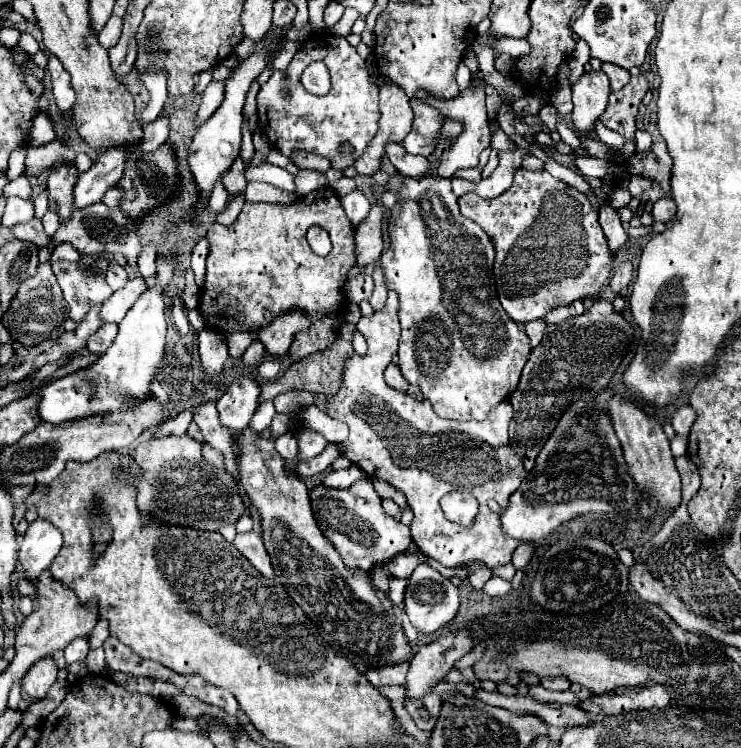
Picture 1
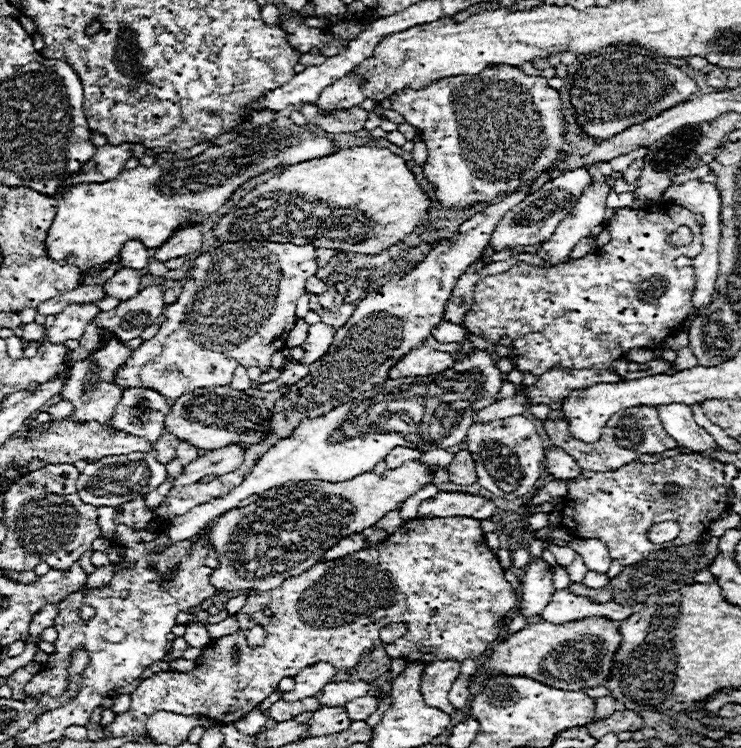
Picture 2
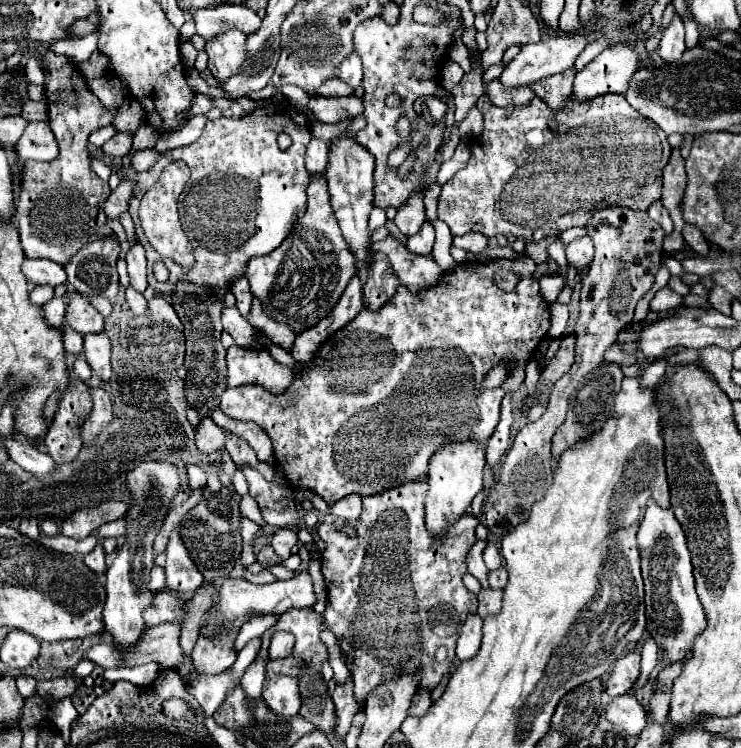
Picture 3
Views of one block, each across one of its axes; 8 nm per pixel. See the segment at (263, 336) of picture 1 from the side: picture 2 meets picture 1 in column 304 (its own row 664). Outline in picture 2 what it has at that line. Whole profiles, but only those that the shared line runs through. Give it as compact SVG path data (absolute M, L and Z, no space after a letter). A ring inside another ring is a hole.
M316 664L314 668L304 668L296 678L294 678L294 690L284 692L282 700L286 702L296 702L296 700L304 700L310 698L314 694L318 694L336 674L336 668L330 664Z

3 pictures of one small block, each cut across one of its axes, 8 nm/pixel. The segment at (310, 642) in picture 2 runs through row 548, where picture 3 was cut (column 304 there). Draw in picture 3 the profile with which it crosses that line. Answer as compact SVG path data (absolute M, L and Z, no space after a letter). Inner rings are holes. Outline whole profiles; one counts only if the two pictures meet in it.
M520 258L520 260L490 260L490 262L460 262L456 264L452 270L444 272L440 276L440 280L430 286L428 290L424 290L422 294L410 294L410 290L406 286L398 286L396 294L392 296L392 302L386 302L388 306L380 308L378 312L372 312L368 308L360 310L360 314L356 318L352 318L344 328L340 328L334 336L330 336L314 354L310 364L304 364L302 372L294 376L292 384L282 392L282 394L272 394L270 390L266 390L264 386L258 384L248 384L248 386L236 386L236 388L226 388L220 394L220 410L234 418L234 420L252 420L258 426L262 426L274 446L274 460L276 460L276 470L288 478L290 486L294 490L312 490L316 492L322 500L326 500L326 504L334 504L340 498L348 496L348 494L360 494L360 496L368 496L368 494L376 494L380 490L390 490L392 486L398 486L400 482L408 482L408 480L424 480L428 478L428 460L432 456L432 444L438 438L440 446L454 442L454 440L468 440L468 438L476 438L480 442L486 442L486 438L492 436L492 430L496 428L496 422L500 418L500 402L506 396L506 392L514 392L518 390L518 386L524 382L524 370L526 370L526 362L534 356L538 344L544 340L548 328L550 328L550 304L542 298L540 288L534 274L534 260L532 258ZM500 268L506 270L514 270L522 276L522 280L518 282L514 292L502 292L500 288L496 288L492 274ZM350 338L376 338L376 340L368 340L368 346L364 352L350 352ZM512 356L516 358L516 370L512 374L512 378L506 380L506 384L498 390L482 390L482 380L484 374L502 358Z

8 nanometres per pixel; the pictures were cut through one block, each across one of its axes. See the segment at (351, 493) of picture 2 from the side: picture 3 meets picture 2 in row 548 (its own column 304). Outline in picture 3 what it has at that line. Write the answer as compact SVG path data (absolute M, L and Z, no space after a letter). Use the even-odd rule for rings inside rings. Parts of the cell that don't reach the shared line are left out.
M314 174L308 184L308 210L300 222L292 228L292 234L264 258L252 258L246 266L246 278L250 280L252 294L264 304L264 310L280 322L292 326L298 334L304 326L312 326L332 310L338 302L344 286L348 286L352 274L356 274L354 254L342 238L336 216L332 214L328 182L324 174Z

